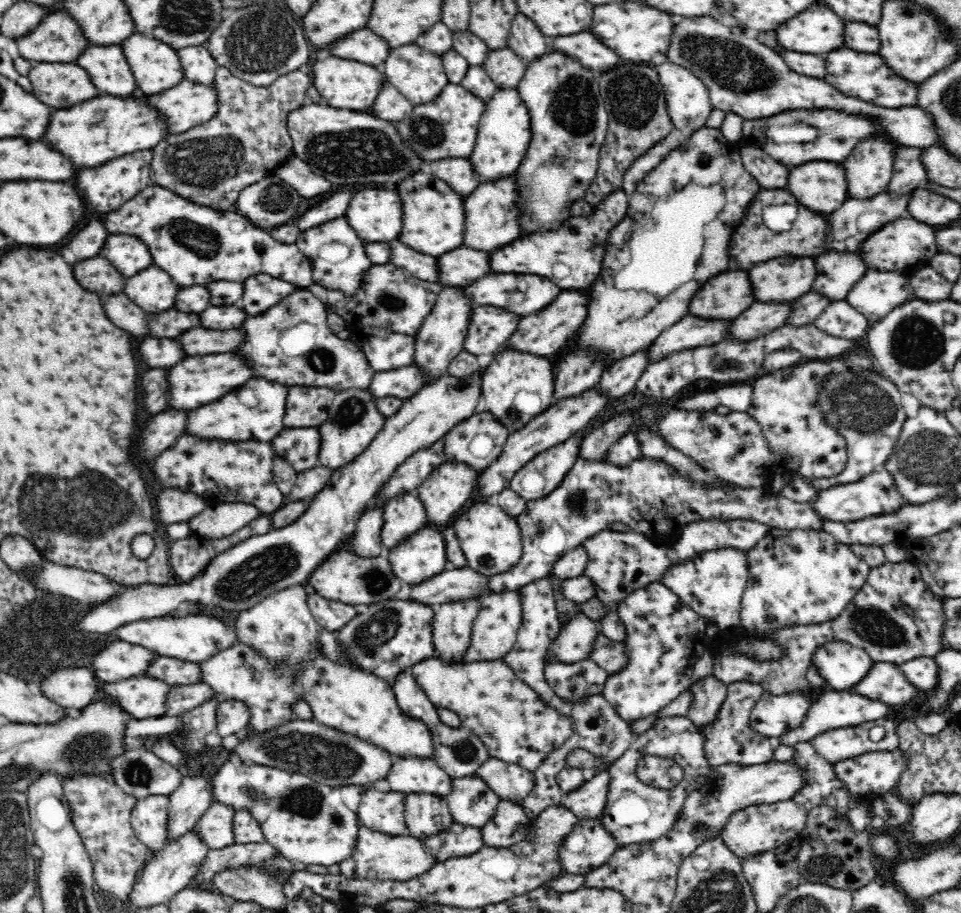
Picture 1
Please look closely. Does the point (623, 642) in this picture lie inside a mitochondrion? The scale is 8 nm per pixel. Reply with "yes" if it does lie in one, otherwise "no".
no

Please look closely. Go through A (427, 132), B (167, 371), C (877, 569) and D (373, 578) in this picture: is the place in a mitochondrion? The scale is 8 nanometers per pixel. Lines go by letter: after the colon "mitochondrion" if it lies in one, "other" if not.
A: mitochondrion
B: other
C: other
D: mitochondrion

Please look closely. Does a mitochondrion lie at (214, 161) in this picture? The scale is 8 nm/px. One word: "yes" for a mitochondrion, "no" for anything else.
yes

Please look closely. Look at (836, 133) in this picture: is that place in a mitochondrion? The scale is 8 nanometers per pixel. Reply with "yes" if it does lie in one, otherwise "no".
yes

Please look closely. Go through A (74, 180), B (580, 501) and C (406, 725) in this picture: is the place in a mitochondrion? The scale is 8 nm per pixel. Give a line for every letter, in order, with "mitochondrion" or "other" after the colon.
A: other
B: mitochondrion
C: other

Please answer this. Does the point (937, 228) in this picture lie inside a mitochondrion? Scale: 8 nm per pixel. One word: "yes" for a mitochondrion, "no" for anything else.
no

